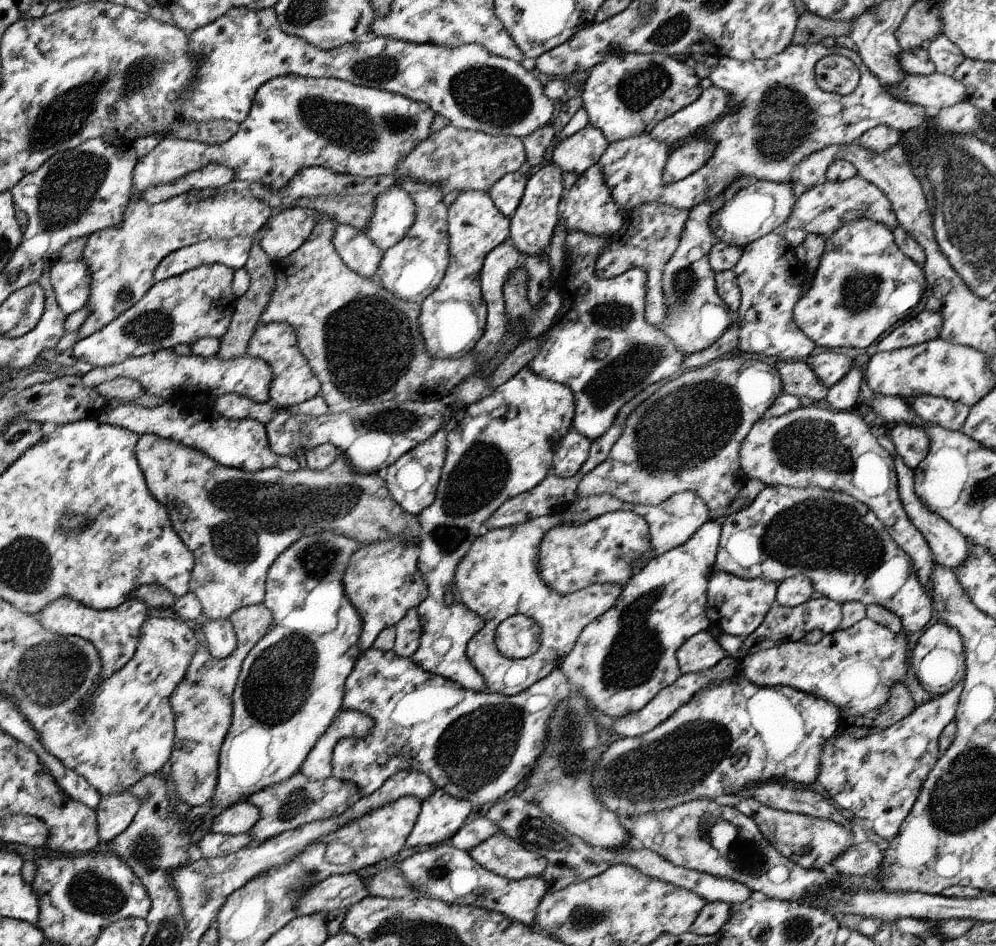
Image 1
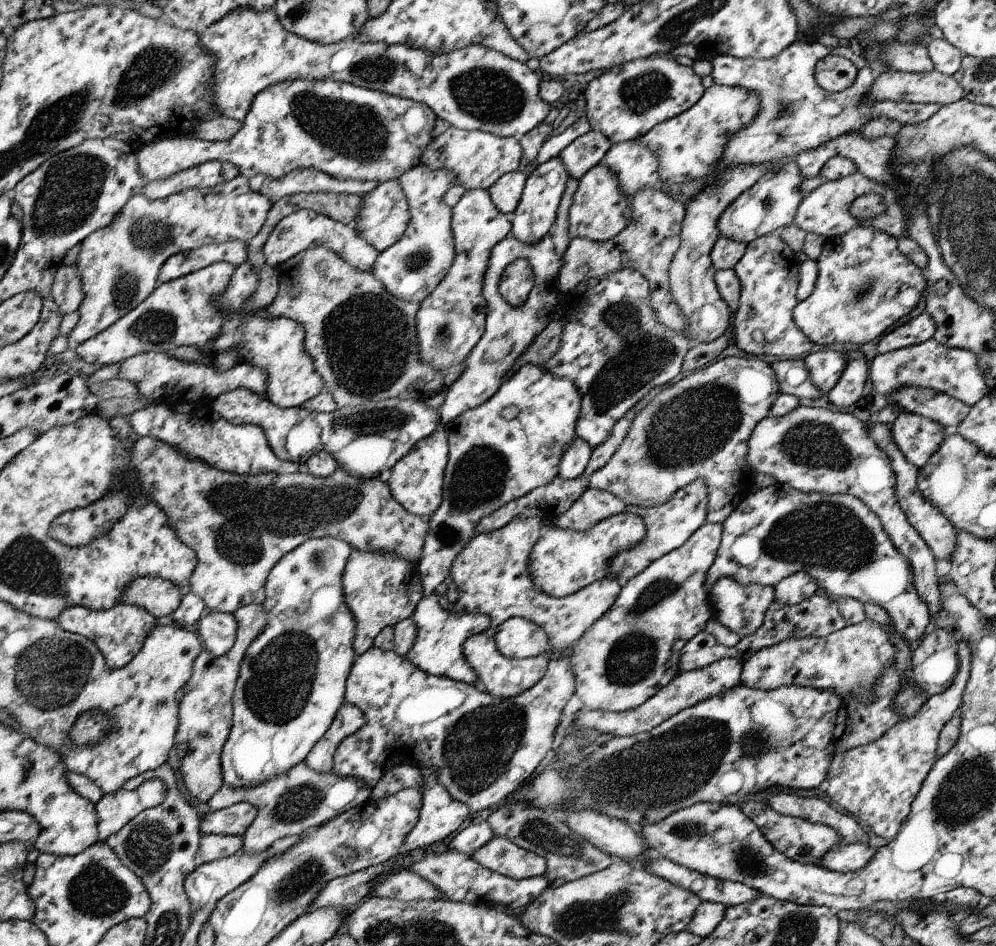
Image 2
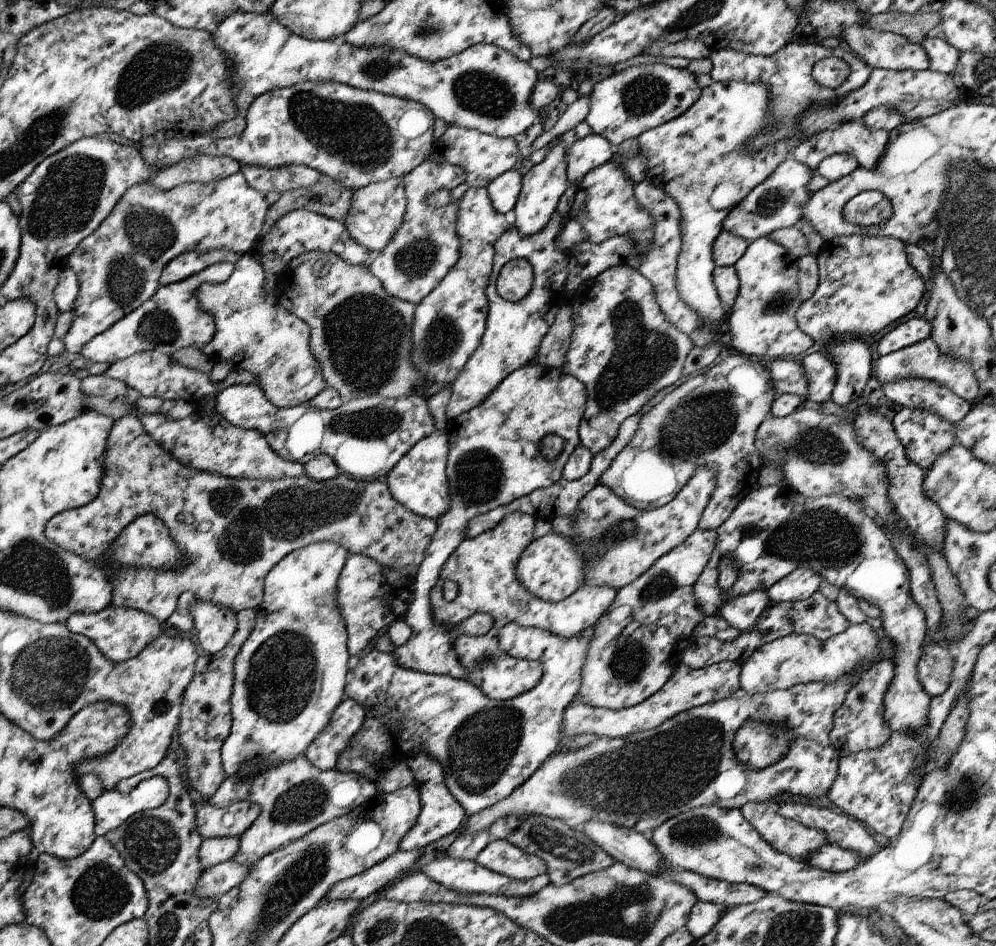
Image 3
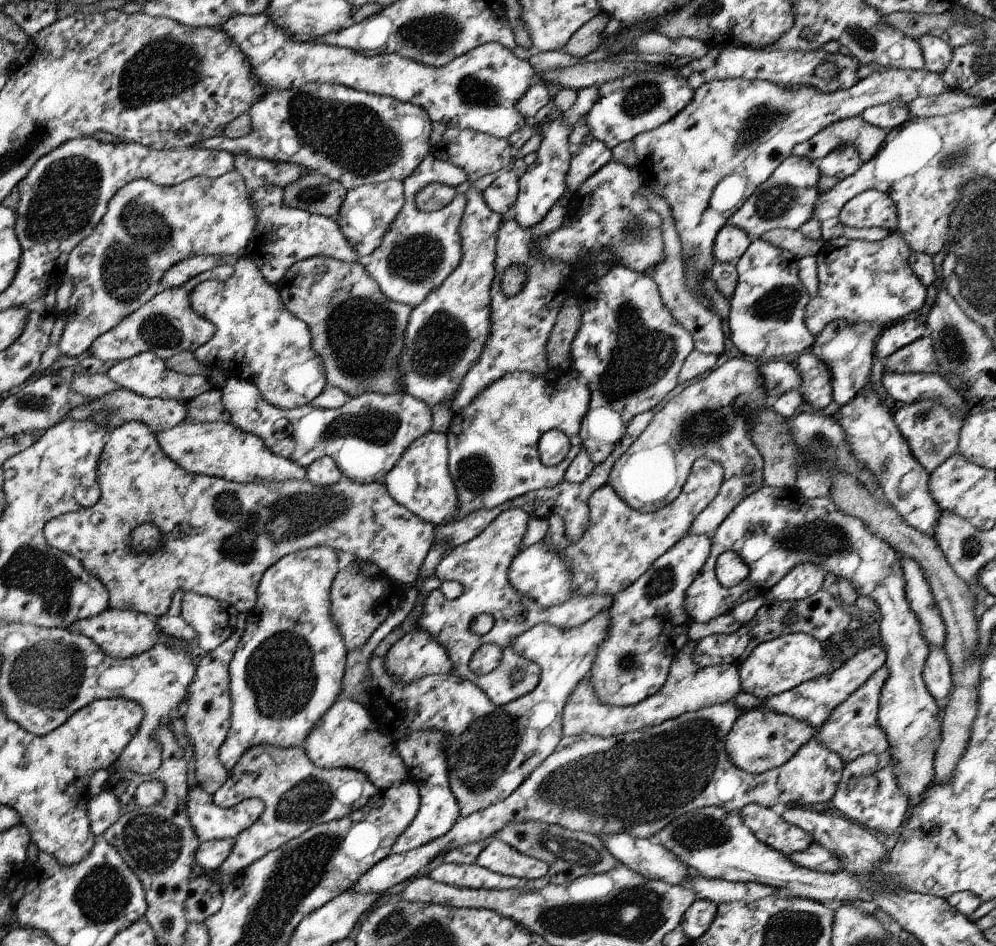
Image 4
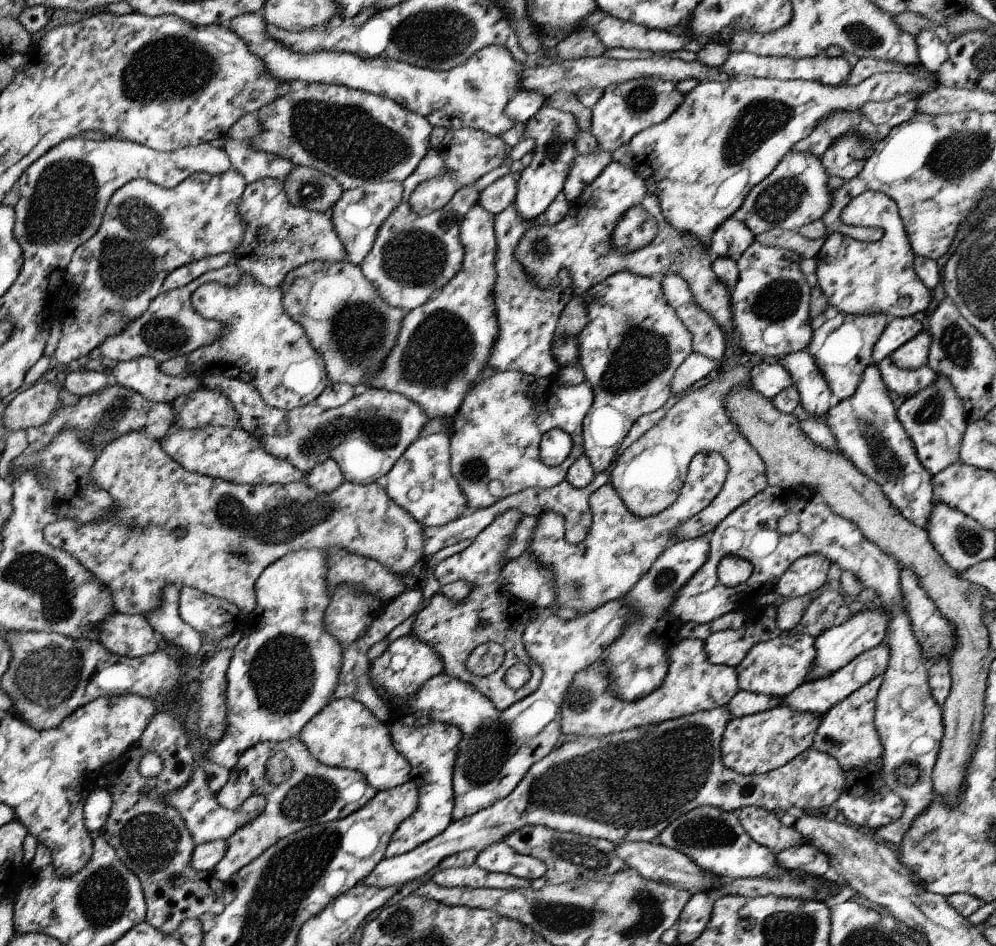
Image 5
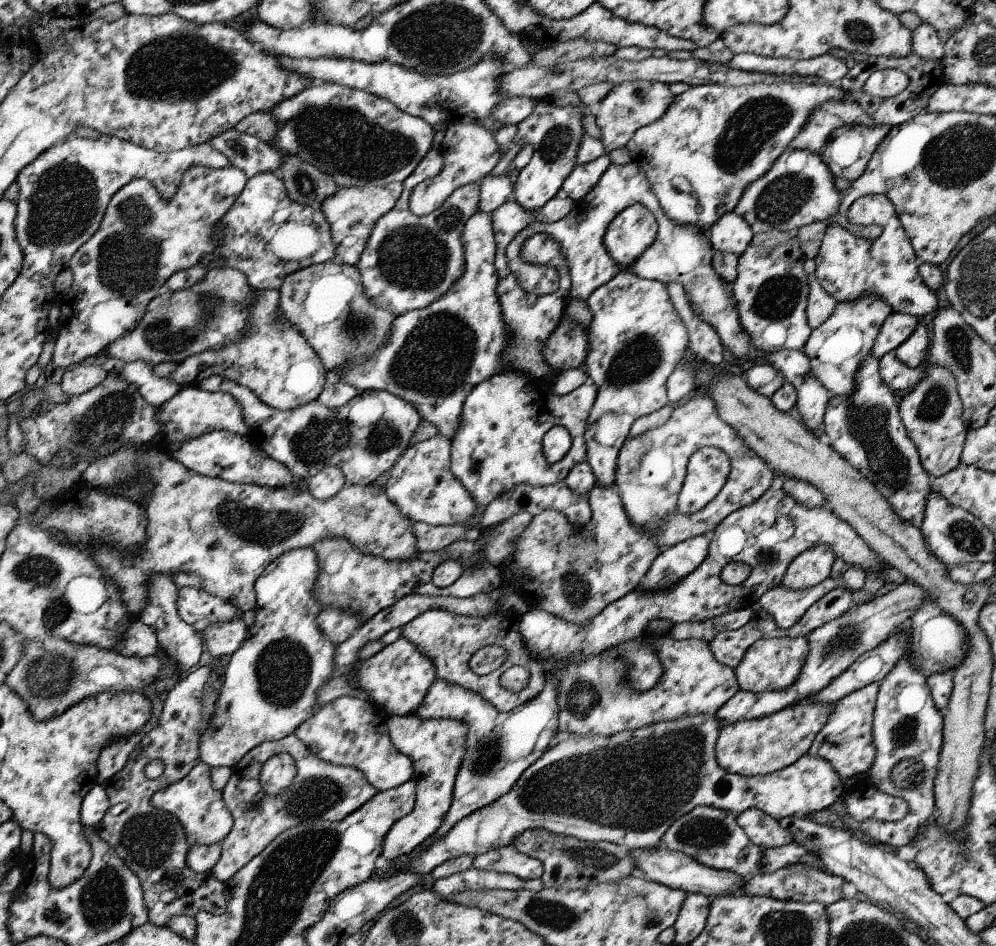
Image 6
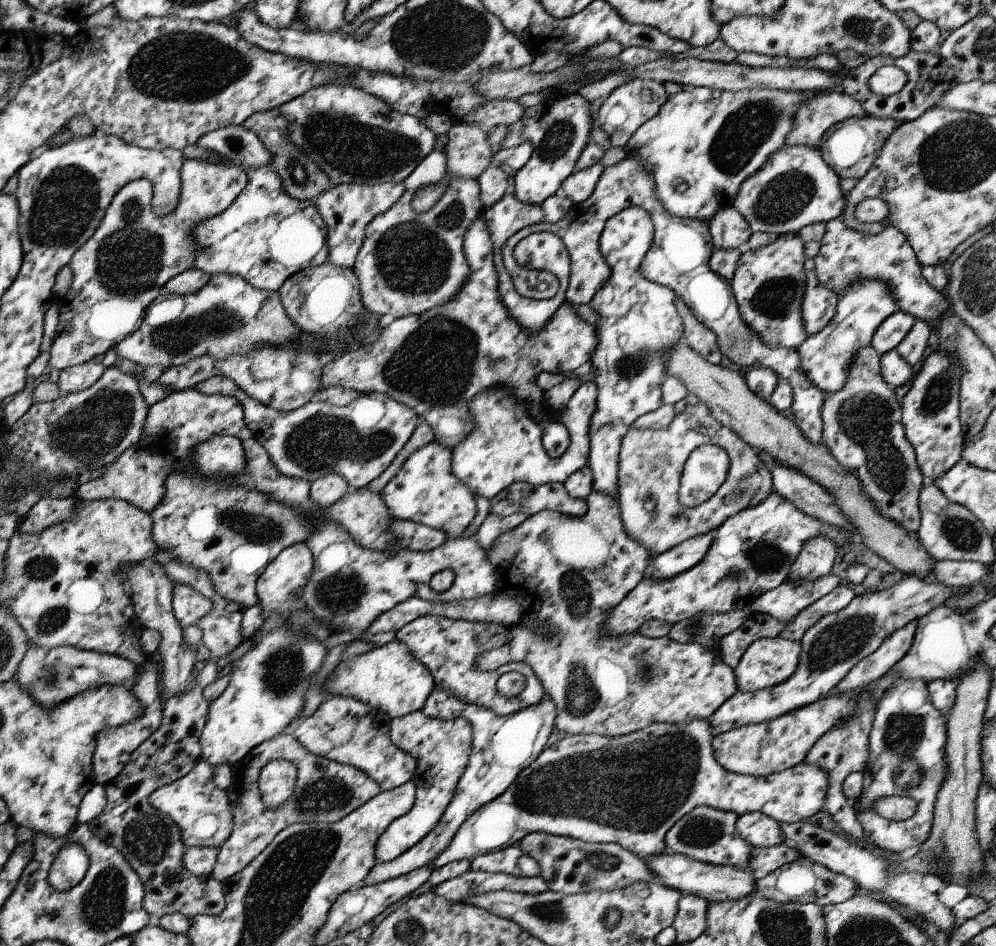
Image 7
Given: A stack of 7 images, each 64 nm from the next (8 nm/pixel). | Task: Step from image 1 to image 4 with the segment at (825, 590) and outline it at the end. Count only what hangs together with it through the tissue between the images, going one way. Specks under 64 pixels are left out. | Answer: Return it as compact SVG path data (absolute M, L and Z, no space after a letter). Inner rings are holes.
M766 485L760 487L755 493L740 502L710 537L712 548L708 560L685 592L683 605L686 614L692 621L707 623L717 616L732 612L751 595L765 596L766 592L781 578L784 578L784 575L788 574L793 566L805 562L813 562L823 566L827 572L838 575L840 579L850 579L859 596L866 595L874 599L880 608L880 635L881 642L887 652L885 665L889 674L880 691L877 717L881 730L885 732L891 759L895 763L893 776L899 789L909 798L905 826L913 808L922 802L923 794L934 782L933 762L937 749L936 744L941 738L942 712L939 707L940 703L930 694L923 677L925 662L931 652L931 647L923 640L923 636L920 634L920 621L917 620L916 614L910 610L910 605L906 600L904 573L901 558L897 552L885 540L874 536L867 529L867 526L864 526L861 519L841 513L832 499L828 497L808 498L800 493L796 486L786 489L776 489ZM726 551L738 554L750 569L750 574L746 580L729 589L718 582L715 571L717 558Z

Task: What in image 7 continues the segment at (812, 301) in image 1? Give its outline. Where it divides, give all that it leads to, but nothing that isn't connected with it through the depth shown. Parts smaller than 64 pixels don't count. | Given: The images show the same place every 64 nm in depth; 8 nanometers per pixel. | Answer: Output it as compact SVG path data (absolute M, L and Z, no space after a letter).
M840 218L827 222L827 229L816 256L818 280L836 294L847 289L854 281L880 279L889 284L899 310L911 314L915 319L928 322L941 320L948 314L948 298L928 284L922 274L922 267L909 240L894 225L871 235L850 228Z

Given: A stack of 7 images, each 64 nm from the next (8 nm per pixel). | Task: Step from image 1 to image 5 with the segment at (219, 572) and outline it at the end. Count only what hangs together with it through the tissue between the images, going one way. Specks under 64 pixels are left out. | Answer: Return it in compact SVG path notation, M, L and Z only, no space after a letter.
M133 431L125 434L123 437L117 438L115 441L109 443L104 450L99 454L95 460L95 464L91 468L91 479L107 490L111 497L115 500L113 510L102 515L100 520L94 520L90 523L76 521L74 519L60 519L53 522L44 530L44 536L53 547L60 547L68 553L75 555L84 567L89 571L97 574L101 581L113 590L113 597L115 598L115 605L117 612L125 615L147 615L154 609L158 609L163 604L163 590L168 585L176 584L178 588L182 586L189 586L197 588L199 591L204 591L206 594L211 594L216 598L227 600L229 603L234 603L239 607L240 613L243 617L255 612L256 595L255 584L258 577L264 569L273 562L279 560L285 554L294 550L302 549L322 549L328 547L340 547L347 551L352 551L357 555L364 555L366 558L376 559L384 566L392 569L396 574L405 575L408 570L414 569L416 562L424 556L424 535L422 532L422 525L401 506L398 506L386 492L383 483L376 482L369 485L355 485L354 483L342 483L334 492L330 494L316 494L309 487L307 483L302 480L287 485L241 485L240 483L233 483L225 481L224 479L215 479L206 477L198 473L193 473L184 468L179 462L171 457L160 445L159 441L151 439L144 433Z

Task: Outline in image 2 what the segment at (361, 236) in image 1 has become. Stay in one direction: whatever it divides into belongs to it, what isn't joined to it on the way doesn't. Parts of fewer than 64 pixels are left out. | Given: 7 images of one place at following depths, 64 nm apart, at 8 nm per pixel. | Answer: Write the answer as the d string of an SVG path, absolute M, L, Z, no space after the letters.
M300 209L292 212L276 224L268 240L264 243L263 255L267 265L277 270L278 266L288 262L298 253L316 245L328 247L340 255L346 263L363 271L371 270L371 266L379 253L369 242L355 233L352 225L342 224L342 221L337 221L328 215L318 214L310 209Z

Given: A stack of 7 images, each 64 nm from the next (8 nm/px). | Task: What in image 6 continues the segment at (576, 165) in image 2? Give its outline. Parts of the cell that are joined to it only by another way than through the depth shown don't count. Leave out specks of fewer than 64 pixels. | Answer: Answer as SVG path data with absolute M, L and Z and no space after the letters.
M608 154L584 165L575 166L561 186L561 193L577 201L584 198L598 184L600 177L611 165Z

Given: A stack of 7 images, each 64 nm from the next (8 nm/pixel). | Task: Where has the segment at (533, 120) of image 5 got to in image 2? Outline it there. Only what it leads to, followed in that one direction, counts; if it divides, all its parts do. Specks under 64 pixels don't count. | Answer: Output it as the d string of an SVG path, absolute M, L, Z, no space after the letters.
M558 155L539 164L527 176L521 199L514 211L514 220L511 222L510 235L526 244L532 244L542 240L542 237L546 236L546 233L549 232L550 227L555 221L569 177L567 168Z

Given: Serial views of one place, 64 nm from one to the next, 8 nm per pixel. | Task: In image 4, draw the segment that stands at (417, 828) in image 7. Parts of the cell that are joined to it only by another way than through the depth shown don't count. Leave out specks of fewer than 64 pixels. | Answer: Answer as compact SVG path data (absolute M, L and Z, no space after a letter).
M419 730L407 737L395 738L395 750L407 766L408 780L419 790L420 806L412 822L392 845L391 854L406 853L446 834L460 818L459 806L450 788L447 765L447 734L443 730Z

